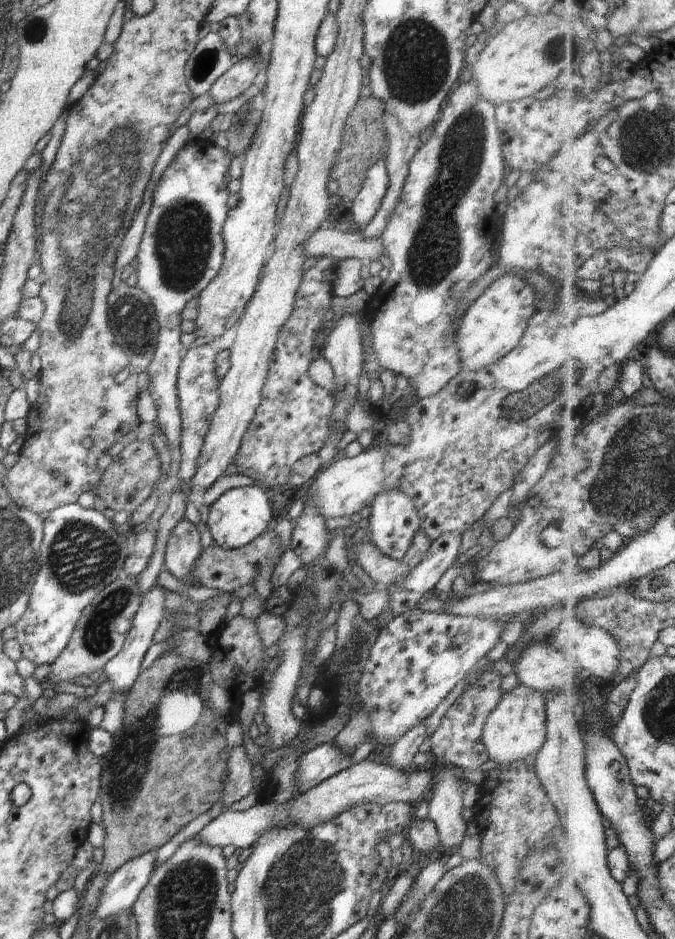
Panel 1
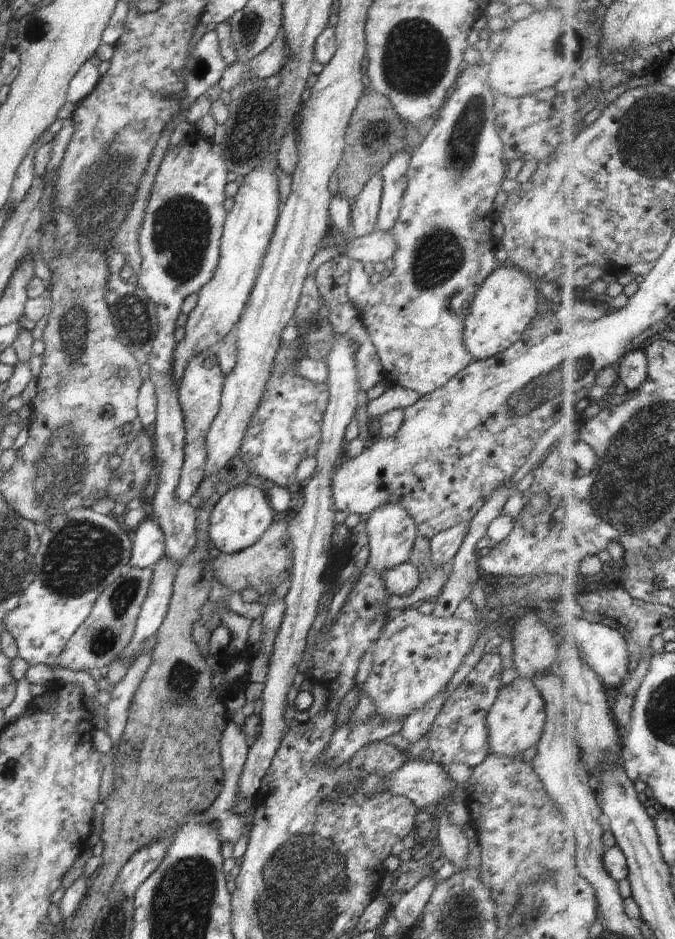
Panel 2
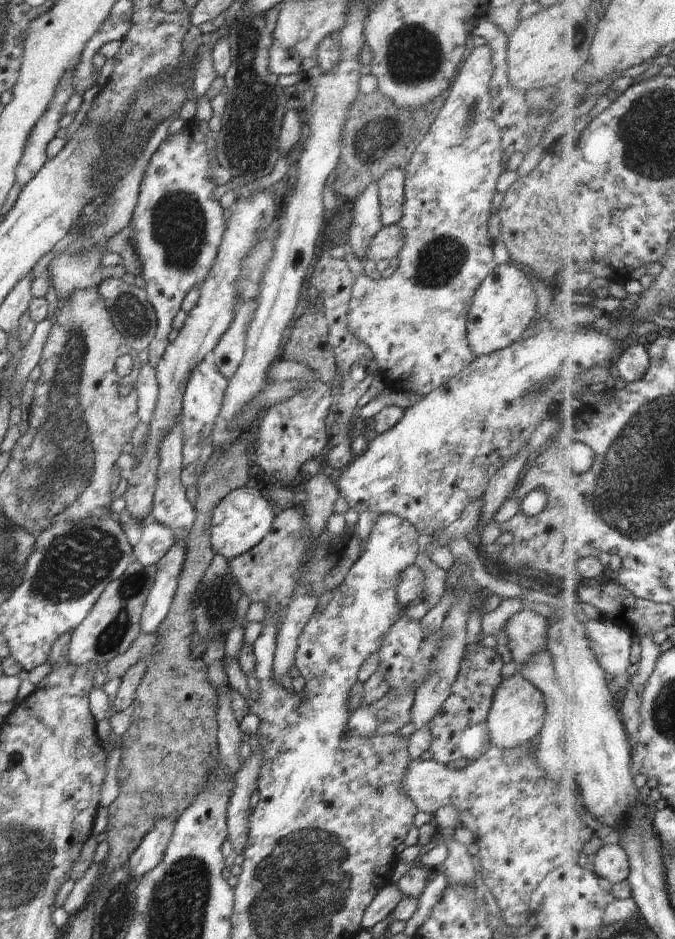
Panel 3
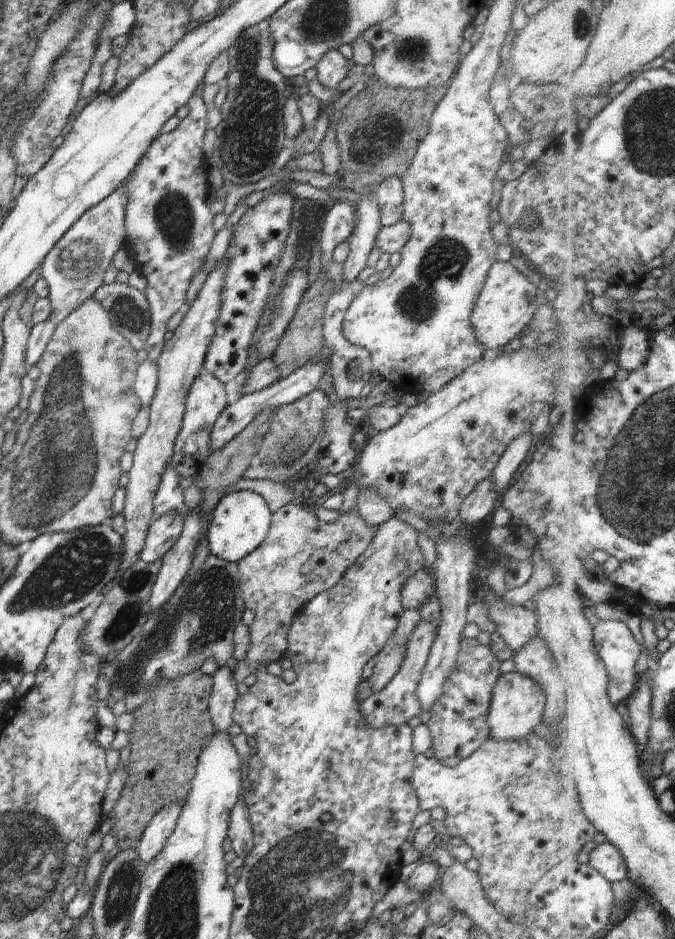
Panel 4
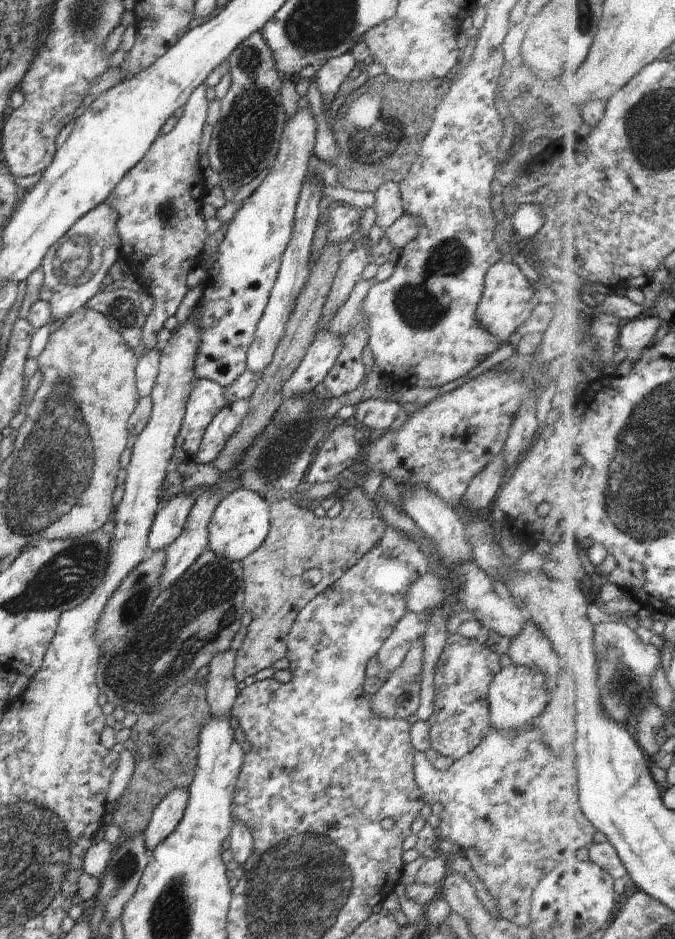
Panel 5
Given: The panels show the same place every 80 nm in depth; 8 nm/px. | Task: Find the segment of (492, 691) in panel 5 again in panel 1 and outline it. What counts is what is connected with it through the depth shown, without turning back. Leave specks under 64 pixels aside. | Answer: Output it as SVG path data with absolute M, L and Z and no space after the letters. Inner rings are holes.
M520 683L501 695L496 708L488 715L483 730L483 743L489 758L499 765L524 759L542 746L547 731L547 712L542 692Z

